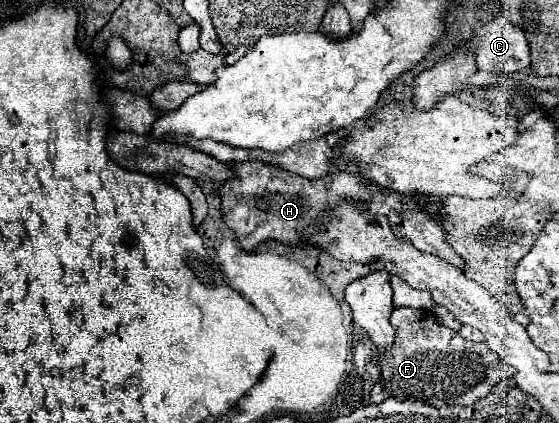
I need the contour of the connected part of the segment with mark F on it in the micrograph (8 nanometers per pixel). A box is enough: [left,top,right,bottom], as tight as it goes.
[378,307,514,407]

